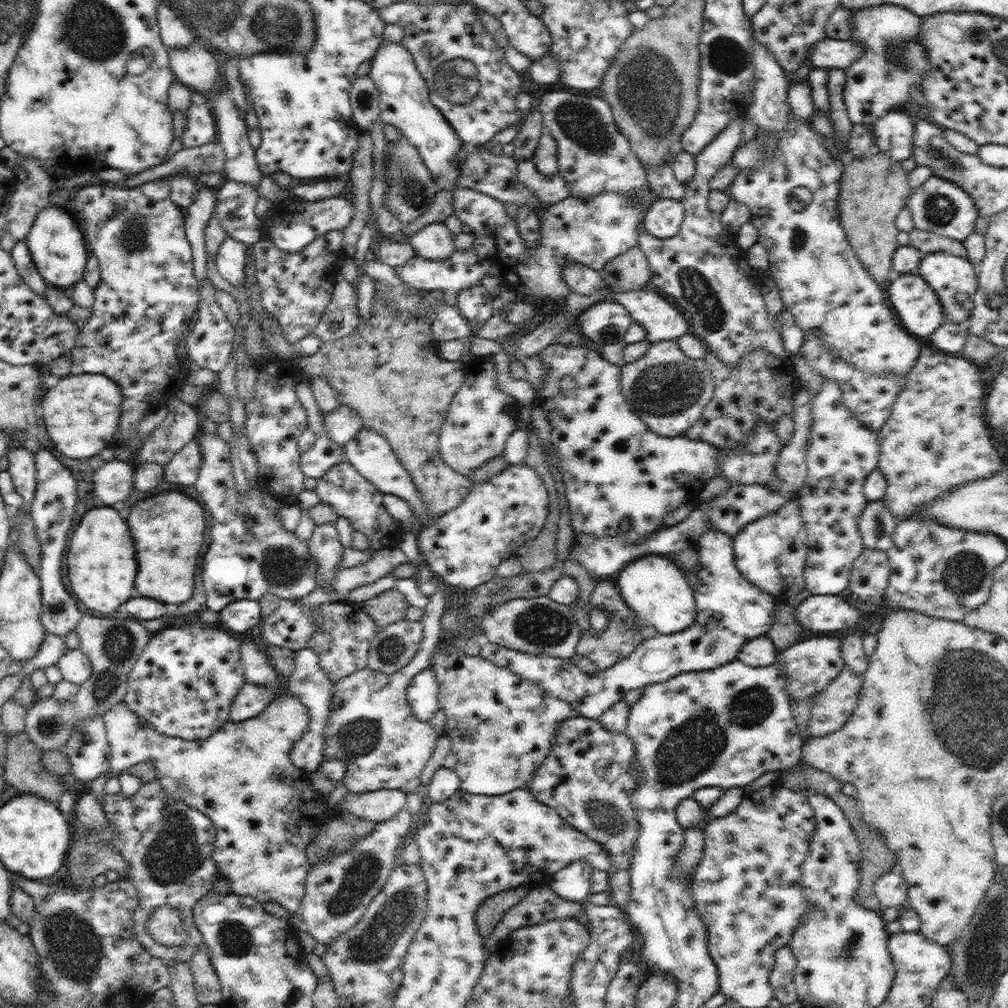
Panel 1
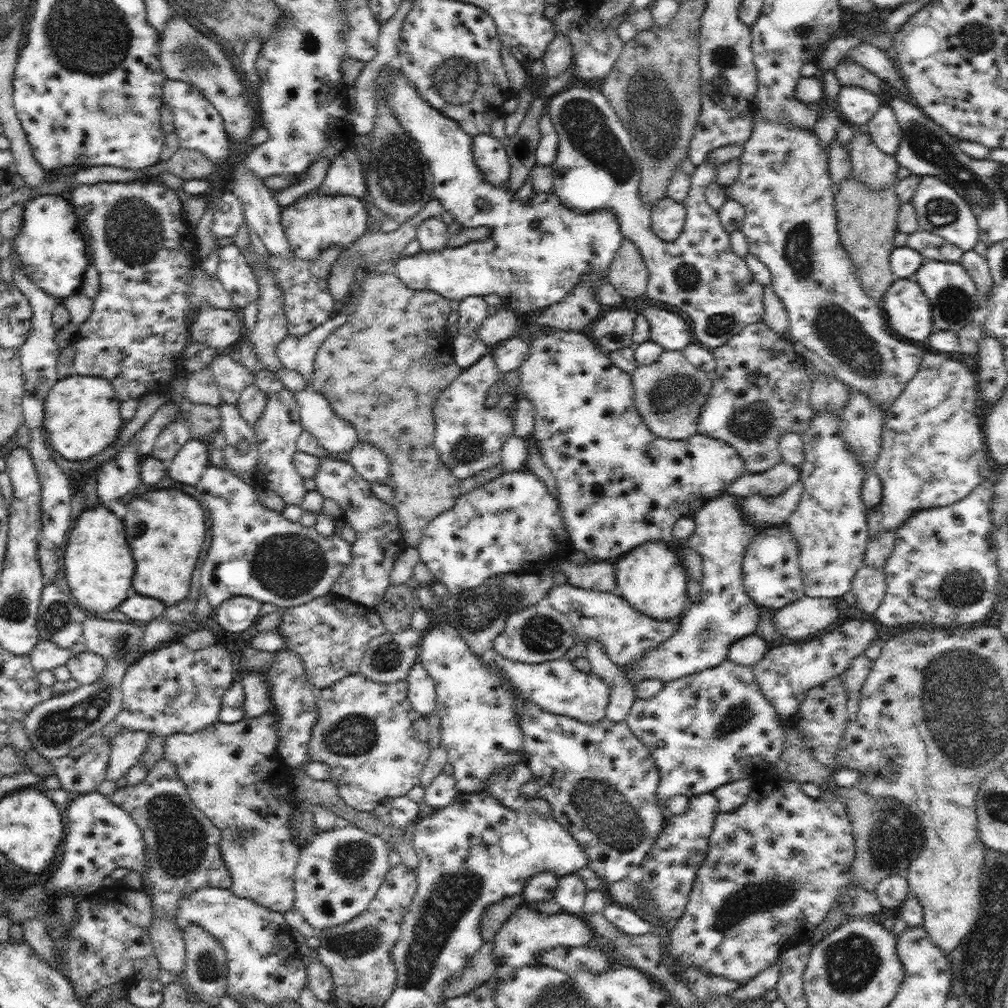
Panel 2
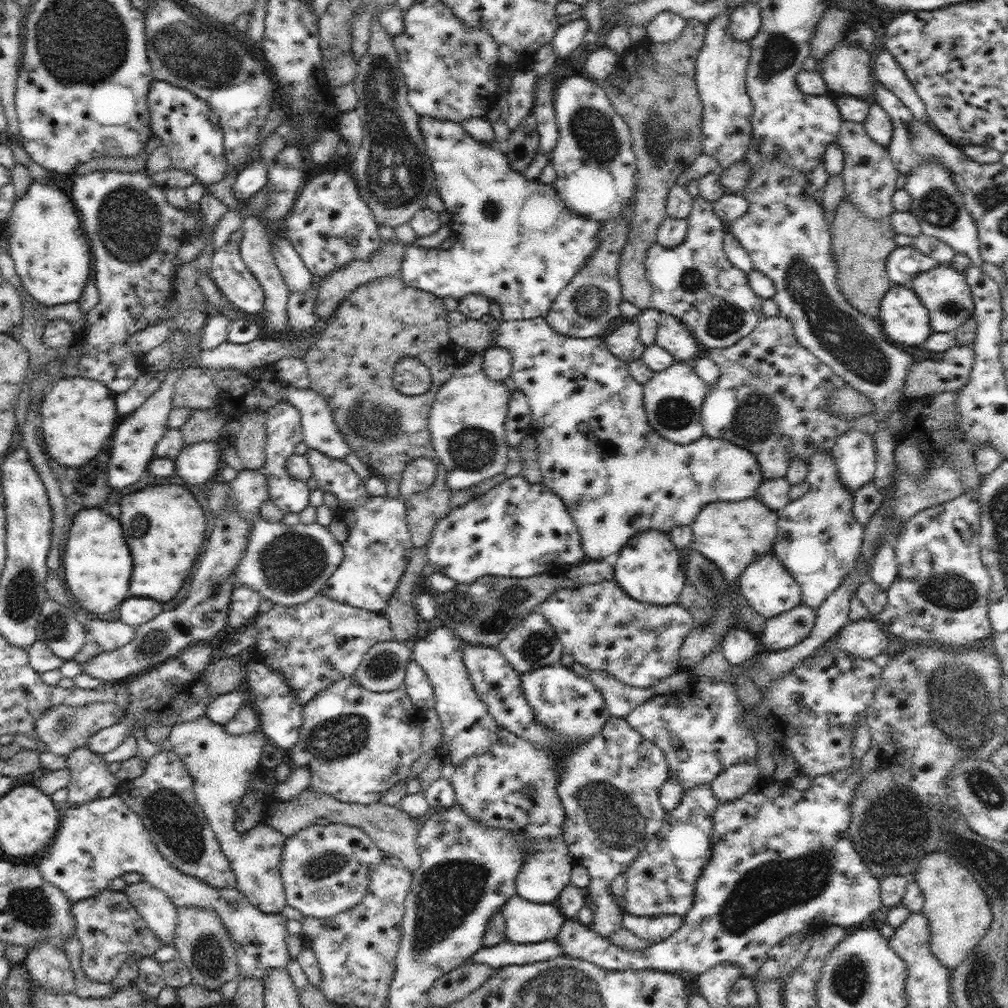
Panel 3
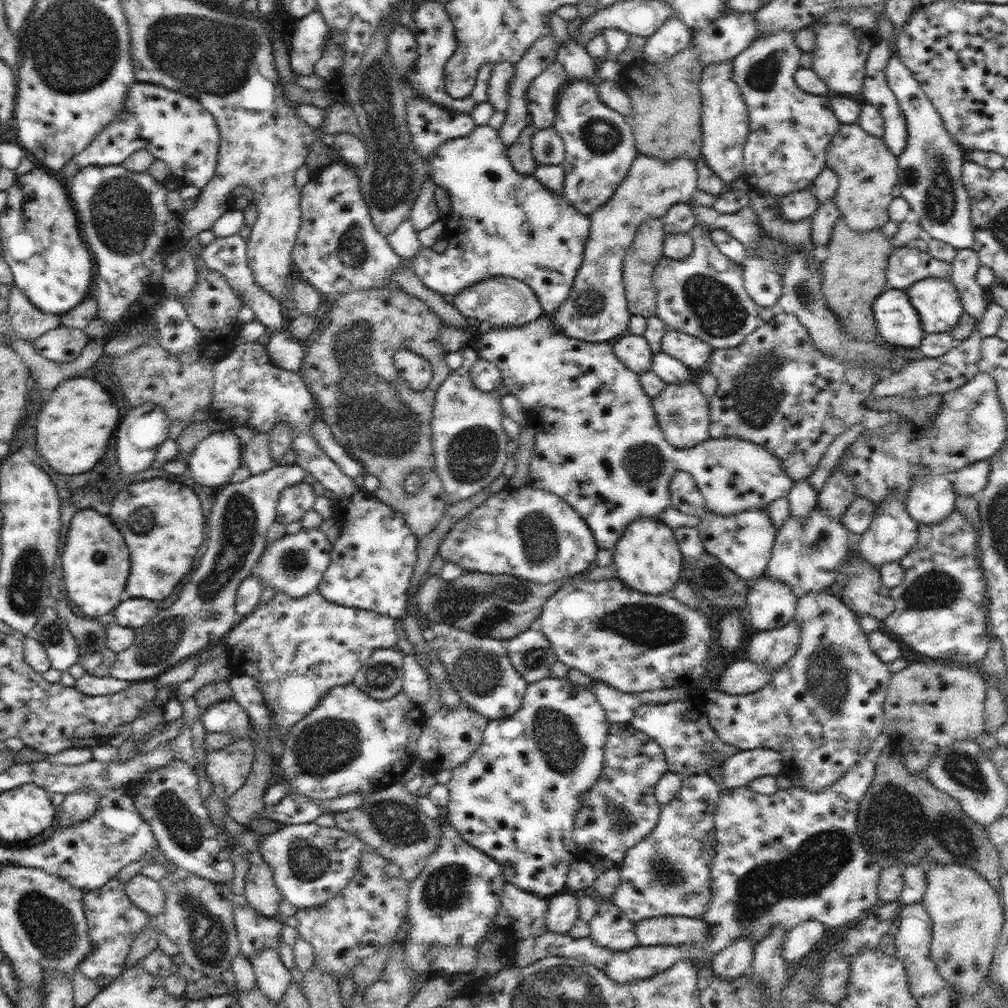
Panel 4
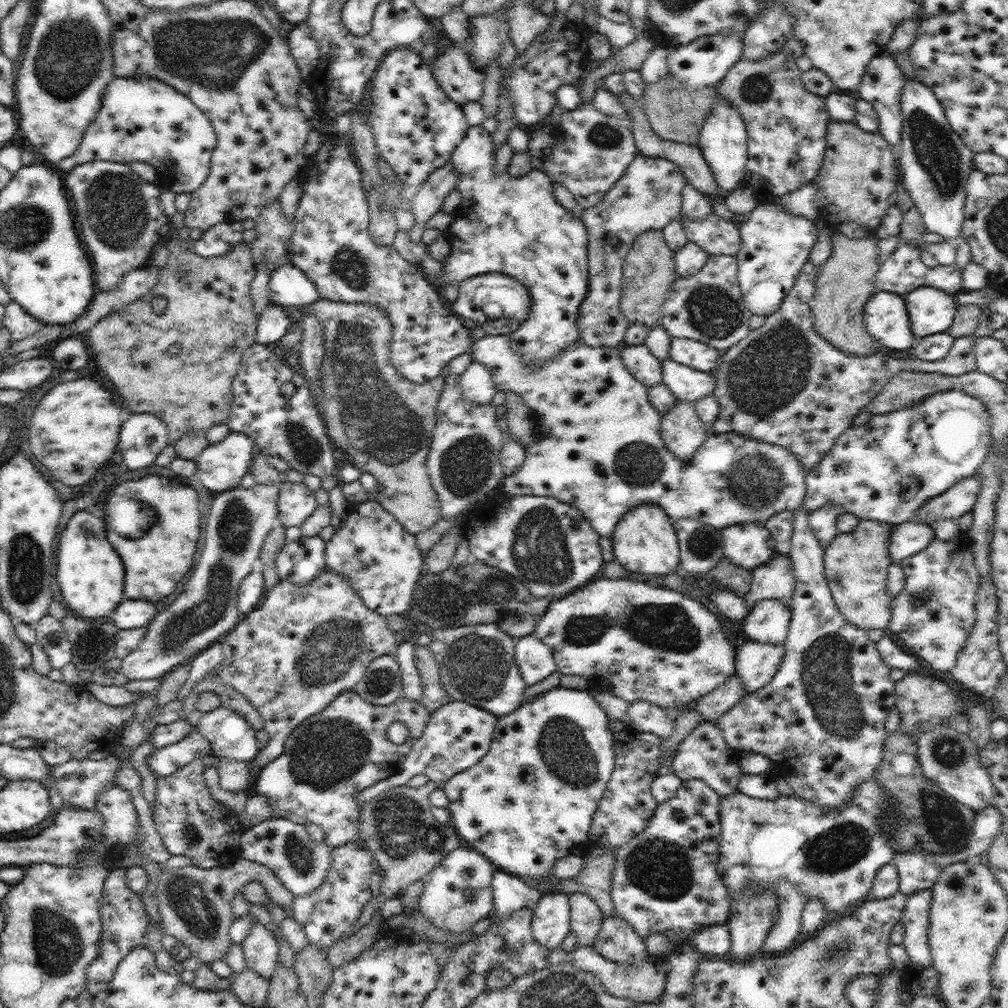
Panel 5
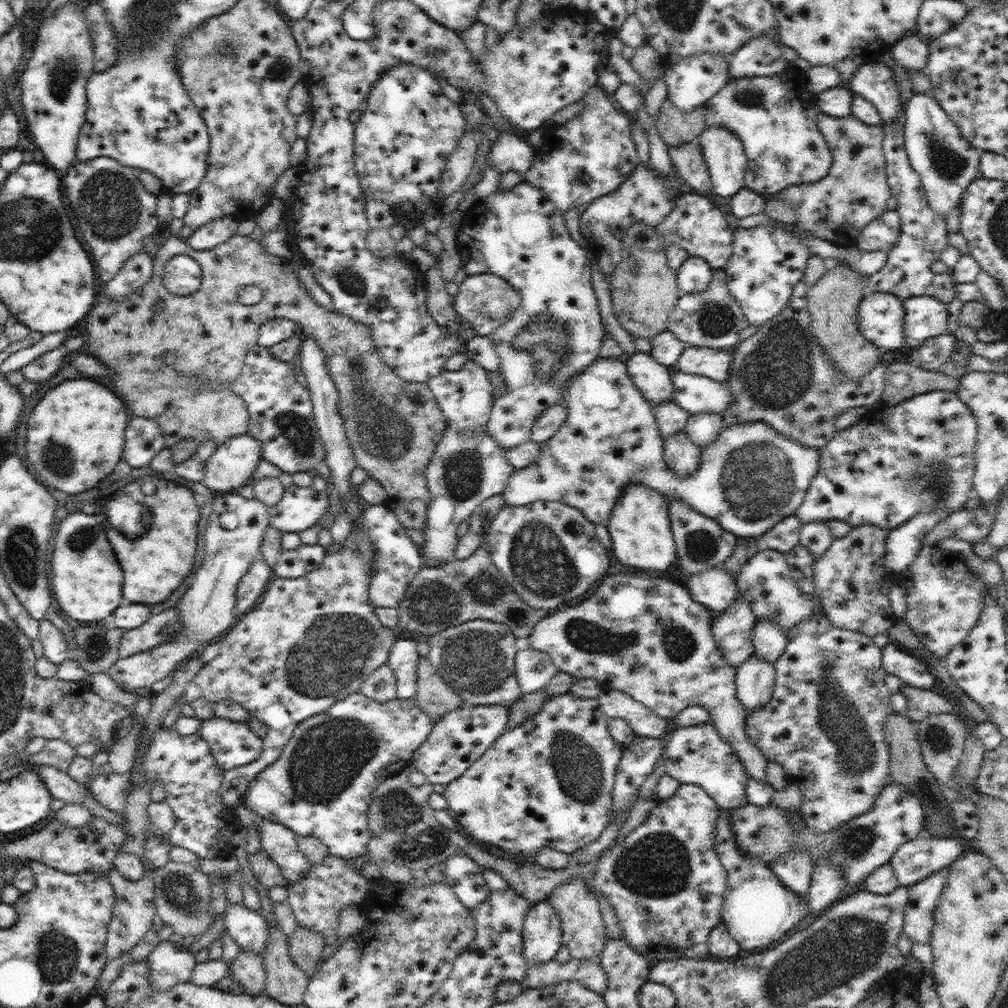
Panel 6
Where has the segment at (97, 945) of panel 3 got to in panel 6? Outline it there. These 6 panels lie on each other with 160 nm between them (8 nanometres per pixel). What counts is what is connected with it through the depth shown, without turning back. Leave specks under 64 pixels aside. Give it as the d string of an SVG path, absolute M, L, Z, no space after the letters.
M116 869L110 871L109 882L114 889L114 908L111 921L109 922L109 929L107 932L107 939L105 942L105 955L107 960L111 961L122 954L127 953L139 943L149 930L152 928L152 919L157 914L155 913L156 907L154 904L154 878L152 872L145 872L145 876L130 882L120 875Z

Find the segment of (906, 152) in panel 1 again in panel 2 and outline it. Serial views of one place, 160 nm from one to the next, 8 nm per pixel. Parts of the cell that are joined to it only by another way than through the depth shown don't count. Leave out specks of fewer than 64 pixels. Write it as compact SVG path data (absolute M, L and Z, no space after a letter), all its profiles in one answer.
M881 106L878 112L868 120L865 131L871 136L872 142L884 153L895 156L898 150L903 129L898 124L896 115L890 106Z

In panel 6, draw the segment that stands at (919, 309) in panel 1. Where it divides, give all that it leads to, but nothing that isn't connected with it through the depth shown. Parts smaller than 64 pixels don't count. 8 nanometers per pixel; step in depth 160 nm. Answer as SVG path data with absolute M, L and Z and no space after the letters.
M868 291L858 307L860 333L881 348L905 345L905 308L894 294Z

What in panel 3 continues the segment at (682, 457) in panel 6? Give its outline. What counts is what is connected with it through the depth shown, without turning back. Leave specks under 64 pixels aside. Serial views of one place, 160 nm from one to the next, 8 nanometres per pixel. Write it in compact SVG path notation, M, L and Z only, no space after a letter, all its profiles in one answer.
M677 360L666 370L655 372L643 386L643 402L650 426L672 442L694 442L705 435L701 423L701 410L708 392L708 384L698 376L692 363L686 360Z

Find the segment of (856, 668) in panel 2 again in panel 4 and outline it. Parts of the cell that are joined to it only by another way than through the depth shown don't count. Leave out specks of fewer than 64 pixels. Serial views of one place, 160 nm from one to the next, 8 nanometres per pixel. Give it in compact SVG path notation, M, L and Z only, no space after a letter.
M862 757L832 786L820 793L796 787L778 790L774 795L764 795L752 791L748 786L723 790L718 802L715 822L716 856L712 860L712 902L702 918L709 924L713 935L705 944L698 946L642 946L638 944L630 950L610 950L598 946L589 936L572 938L569 932L558 934L546 930L540 936L516 940L516 936L502 936L502 940L513 943L515 966L528 966L547 956L572 957L576 960L603 970L614 982L636 982L656 976L670 968L680 959L694 962L713 958L728 944L740 937L750 937L756 946L768 934L772 925L782 925L787 930L808 919L823 922L827 928L847 926L848 922L860 918L863 912L872 911L878 902L877 888L882 868L863 843L858 830L858 806L875 776L875 757Z

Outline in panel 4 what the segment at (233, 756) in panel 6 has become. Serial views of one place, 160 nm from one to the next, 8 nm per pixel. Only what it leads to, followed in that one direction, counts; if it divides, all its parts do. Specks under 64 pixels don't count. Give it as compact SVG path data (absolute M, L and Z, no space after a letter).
M232 698L202 711L200 719L207 732L232 736L232 742L253 738L249 714Z

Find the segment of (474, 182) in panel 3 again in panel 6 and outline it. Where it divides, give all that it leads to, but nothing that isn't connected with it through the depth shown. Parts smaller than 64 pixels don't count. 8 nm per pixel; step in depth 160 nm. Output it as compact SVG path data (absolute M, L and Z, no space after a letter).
M521 181L513 187L513 190L496 190L496 192L492 193L488 198L485 198L485 200L476 202L470 209L470 212L465 216L462 224L464 229L461 233L458 231L456 237L458 254L460 254L460 270L466 272L468 276L482 273L496 274L499 278L504 278L504 280L508 282L508 285L512 286L512 289L514 289L520 296L520 299L522 299L521 305L518 306L516 312L512 314L512 318L510 318L508 322L504 322L504 324L490 336L495 351L498 353L498 358L500 359L499 366L501 367L499 368L499 372L503 376L505 387L508 388L508 390L506 390L506 394L495 400L486 431L498 443L498 446L503 449L514 448L515 446L520 446L526 440L529 440L530 430L532 430L533 424L542 414L542 411L548 410L551 406L560 403L560 399L564 397L566 385L568 385L581 370L588 368L588 366L599 357L602 348L601 344L605 336L600 307L591 282L592 271L590 271L590 265L593 261L589 252L584 250L584 248L579 245L579 242L576 242L571 237L563 213L556 208L556 205L539 188L532 186L529 182Z

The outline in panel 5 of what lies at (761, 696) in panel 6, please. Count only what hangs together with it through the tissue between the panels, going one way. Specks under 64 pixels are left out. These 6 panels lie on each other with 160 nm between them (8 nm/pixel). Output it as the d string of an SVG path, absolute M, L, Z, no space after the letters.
M747 641L736 651L735 674L746 692L756 692L766 686L782 664L785 644L764 644Z

